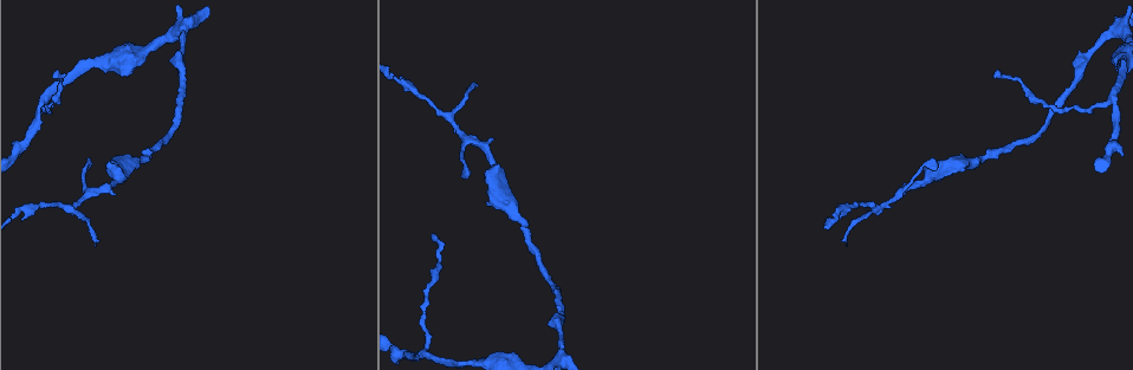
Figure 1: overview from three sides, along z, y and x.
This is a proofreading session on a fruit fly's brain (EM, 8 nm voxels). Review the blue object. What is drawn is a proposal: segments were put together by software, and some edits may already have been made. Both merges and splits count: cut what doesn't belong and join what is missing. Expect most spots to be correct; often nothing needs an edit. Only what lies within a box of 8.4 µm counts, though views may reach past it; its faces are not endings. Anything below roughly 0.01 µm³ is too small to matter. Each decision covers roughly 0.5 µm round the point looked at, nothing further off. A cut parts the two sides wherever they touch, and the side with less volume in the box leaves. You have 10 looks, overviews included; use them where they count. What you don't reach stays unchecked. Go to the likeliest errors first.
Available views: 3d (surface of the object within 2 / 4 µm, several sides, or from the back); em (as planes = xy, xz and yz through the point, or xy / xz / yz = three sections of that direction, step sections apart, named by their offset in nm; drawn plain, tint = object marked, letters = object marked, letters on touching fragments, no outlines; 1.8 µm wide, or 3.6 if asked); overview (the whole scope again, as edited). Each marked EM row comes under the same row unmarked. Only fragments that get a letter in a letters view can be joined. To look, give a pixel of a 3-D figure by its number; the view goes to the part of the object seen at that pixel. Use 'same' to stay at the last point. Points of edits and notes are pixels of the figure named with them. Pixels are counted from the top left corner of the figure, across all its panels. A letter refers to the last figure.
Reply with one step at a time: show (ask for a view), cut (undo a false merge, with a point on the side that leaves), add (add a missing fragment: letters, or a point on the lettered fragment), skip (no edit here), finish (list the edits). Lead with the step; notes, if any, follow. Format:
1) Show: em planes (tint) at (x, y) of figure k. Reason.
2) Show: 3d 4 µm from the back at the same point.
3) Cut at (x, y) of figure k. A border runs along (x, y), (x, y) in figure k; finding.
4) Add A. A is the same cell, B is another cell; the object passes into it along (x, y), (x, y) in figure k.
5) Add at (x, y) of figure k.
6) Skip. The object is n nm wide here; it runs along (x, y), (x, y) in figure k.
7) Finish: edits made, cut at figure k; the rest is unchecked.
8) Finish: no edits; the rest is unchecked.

Show: em planes (letters) at (430, 234) of figure 1. An open end.

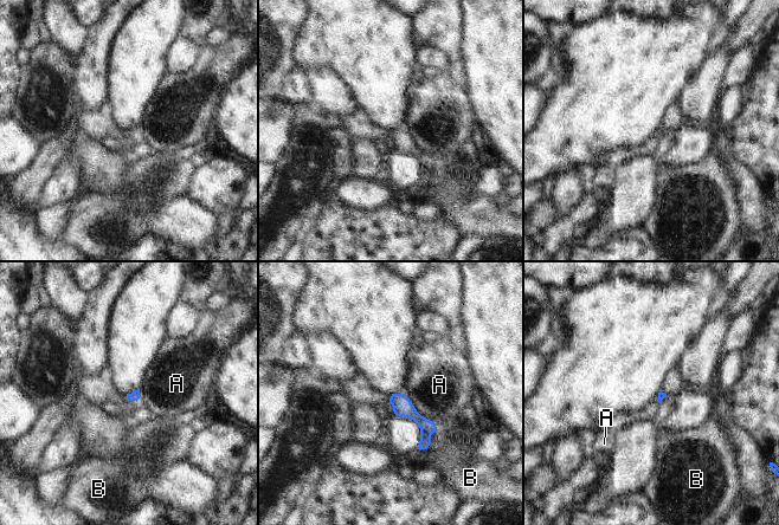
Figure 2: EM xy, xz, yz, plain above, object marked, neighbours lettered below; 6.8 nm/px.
Skip. The longest contact is with A, 280 nm; A and B are other cells; no lettered fragment goes on from it.

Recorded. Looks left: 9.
Show: 3d 4 µm at (182, 49) of figure 1. A narrow waist.

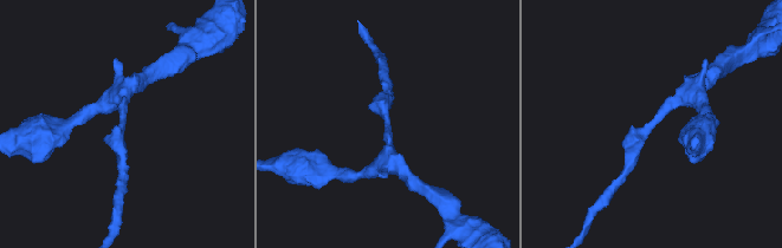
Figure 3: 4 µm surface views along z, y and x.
Show: em planes (letters) at (122, 121) of figure 3. The arms are 190, 280 nm wide.

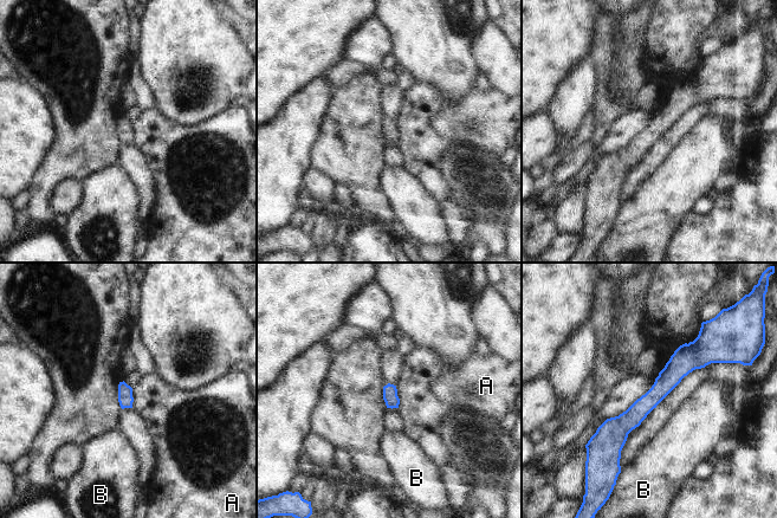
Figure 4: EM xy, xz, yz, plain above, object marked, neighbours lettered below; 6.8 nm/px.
Skip. The object is 100 nm wide here; the longest contact is with A, 170 nm; A and B are other cells; continuous, no second cell.

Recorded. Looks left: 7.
Show: 3d 2 µm at (847, 239) of figure 1. Thin end.

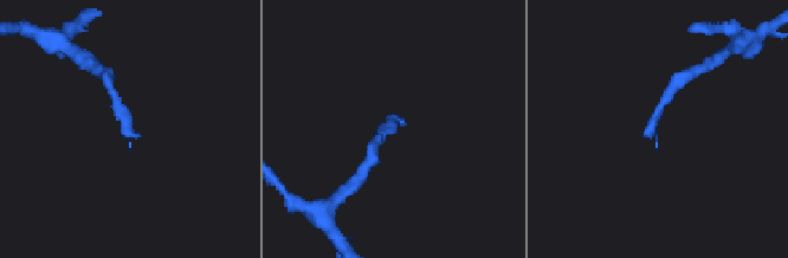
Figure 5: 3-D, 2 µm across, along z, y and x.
Show: em xy step 16 (letters) at (402, 123) of figure 5.

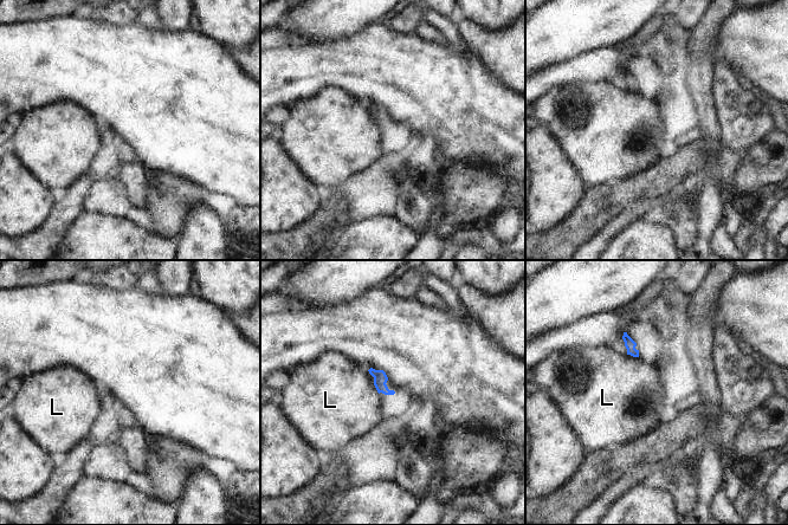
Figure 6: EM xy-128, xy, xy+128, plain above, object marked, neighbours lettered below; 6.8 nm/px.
Skip. L is another cell; no lettered fragment goes on from it.

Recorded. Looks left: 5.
Show: 3d 4 µm at (87, 166) of figure 1. Branch stops here.

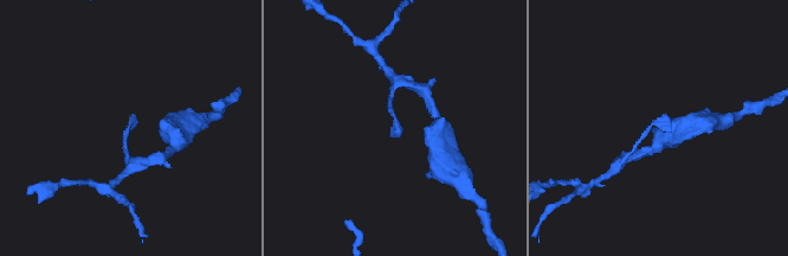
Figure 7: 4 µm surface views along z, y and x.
Show: em xy step 4 (letters) at (668, 130) of figure 7.

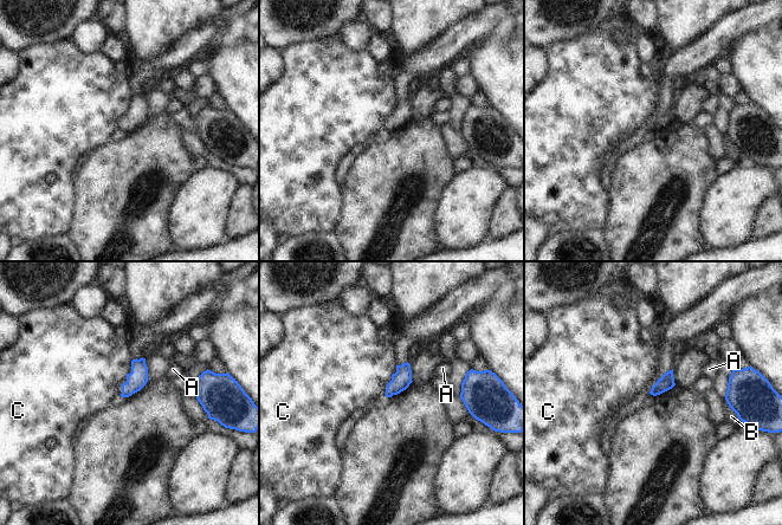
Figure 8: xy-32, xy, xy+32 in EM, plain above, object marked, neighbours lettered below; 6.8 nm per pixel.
Show: em yz step 8 (letters) at the same point. Cut it another way.

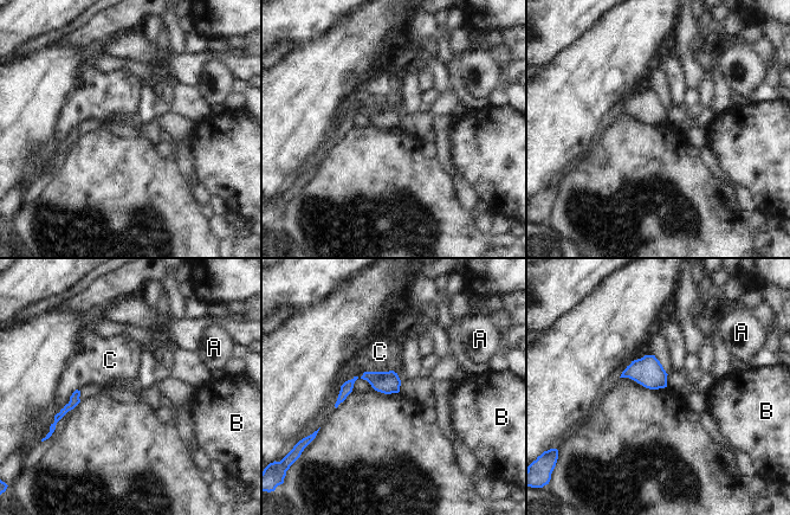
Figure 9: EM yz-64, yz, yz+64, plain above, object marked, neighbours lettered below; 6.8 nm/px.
Skip. The longest contact is with C, 80 nm; A, B and C are other cells; no lettered fragment goes on from it.

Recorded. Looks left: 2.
Finish: no edits; the rest is unchecked.

